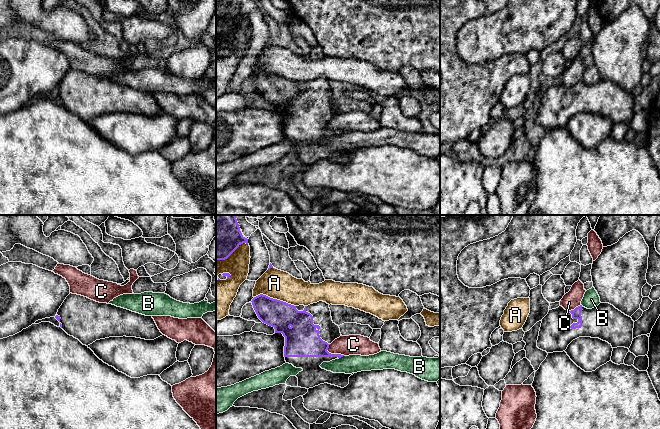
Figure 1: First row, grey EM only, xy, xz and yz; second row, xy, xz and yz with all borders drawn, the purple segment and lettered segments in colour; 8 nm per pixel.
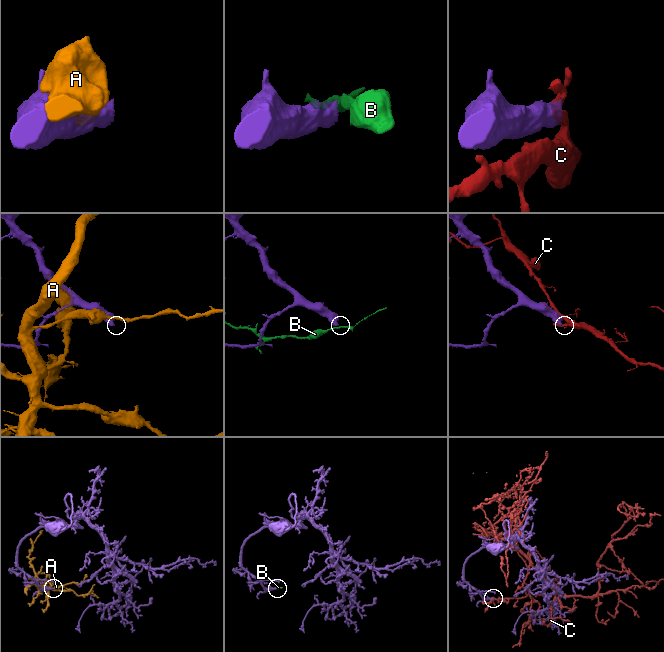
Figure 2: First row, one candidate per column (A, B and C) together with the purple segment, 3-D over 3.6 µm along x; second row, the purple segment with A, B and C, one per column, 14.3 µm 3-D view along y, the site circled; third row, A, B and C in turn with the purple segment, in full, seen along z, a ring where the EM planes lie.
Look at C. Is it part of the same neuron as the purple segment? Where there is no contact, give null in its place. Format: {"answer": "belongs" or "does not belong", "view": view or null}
{"answer": "does not belong", "view": "xz"}

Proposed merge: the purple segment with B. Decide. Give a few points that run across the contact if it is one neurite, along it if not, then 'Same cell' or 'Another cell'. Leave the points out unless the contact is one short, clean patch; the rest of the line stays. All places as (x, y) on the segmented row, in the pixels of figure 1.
Line: xz (343, 355), (339, 358). Another cell

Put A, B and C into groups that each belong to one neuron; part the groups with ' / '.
A / B / C

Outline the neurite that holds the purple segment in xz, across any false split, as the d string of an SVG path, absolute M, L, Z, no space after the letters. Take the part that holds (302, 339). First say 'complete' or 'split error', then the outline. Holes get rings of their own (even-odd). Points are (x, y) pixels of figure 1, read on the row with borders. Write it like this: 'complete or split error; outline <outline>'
split error; outline M263 294L254 297L251 302L258 318L263 323L272 326L275 333L282 333L285 337L284 357L286 363L303 369L296 375L298 387L309 389L328 383L344 388L349 384L349 377L354 373L333 373L320 367L323 362L330 362L344 356L327 351L329 345L341 336L339 326L332 321L329 304L319 301L305 306L303 311L298 311L294 305Z

